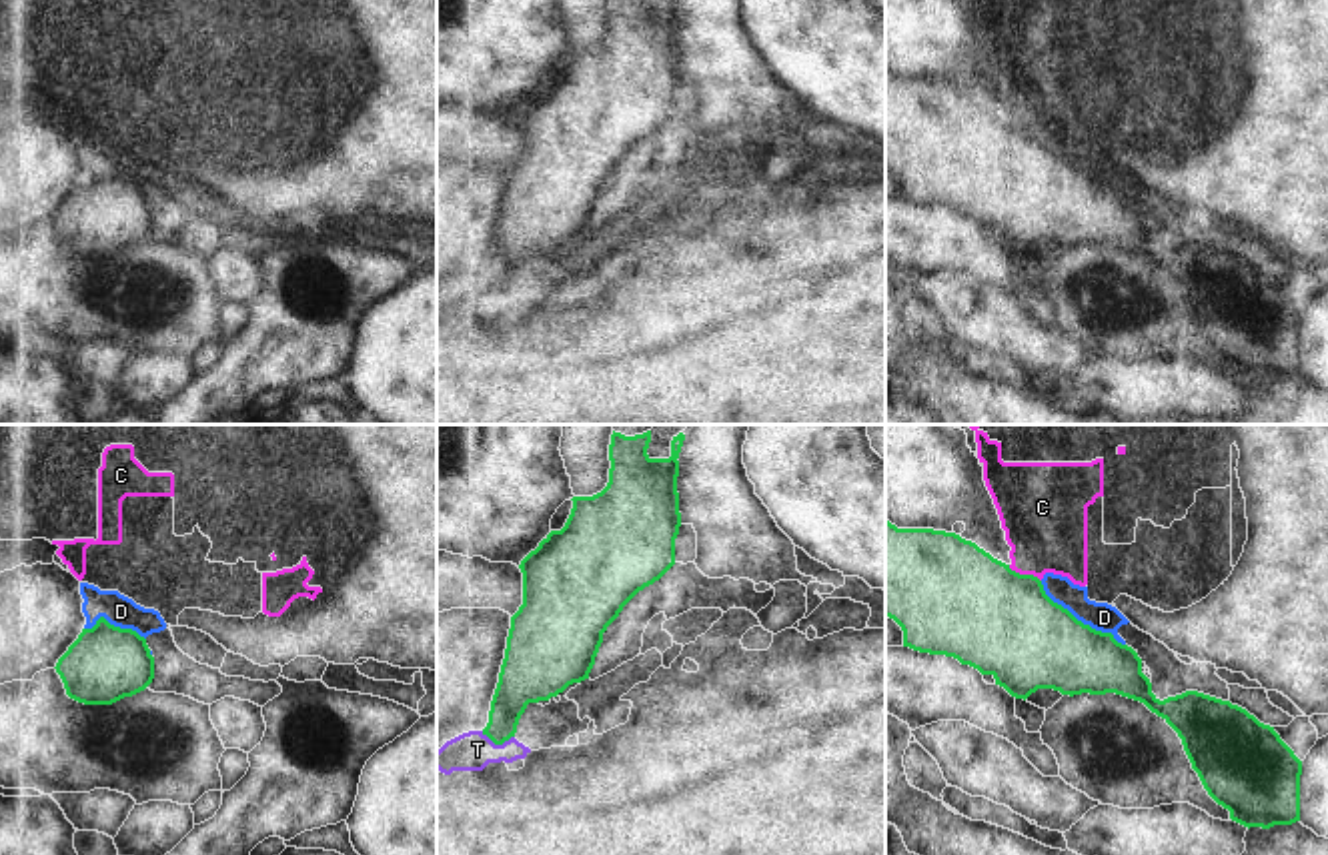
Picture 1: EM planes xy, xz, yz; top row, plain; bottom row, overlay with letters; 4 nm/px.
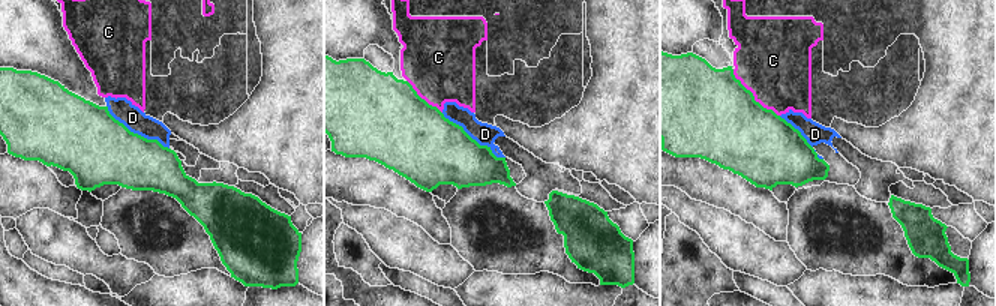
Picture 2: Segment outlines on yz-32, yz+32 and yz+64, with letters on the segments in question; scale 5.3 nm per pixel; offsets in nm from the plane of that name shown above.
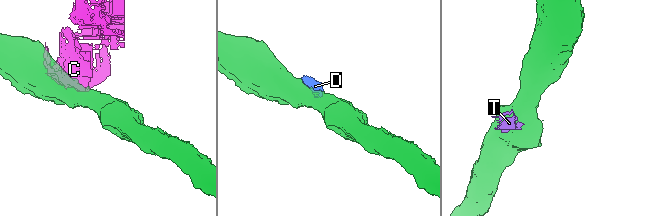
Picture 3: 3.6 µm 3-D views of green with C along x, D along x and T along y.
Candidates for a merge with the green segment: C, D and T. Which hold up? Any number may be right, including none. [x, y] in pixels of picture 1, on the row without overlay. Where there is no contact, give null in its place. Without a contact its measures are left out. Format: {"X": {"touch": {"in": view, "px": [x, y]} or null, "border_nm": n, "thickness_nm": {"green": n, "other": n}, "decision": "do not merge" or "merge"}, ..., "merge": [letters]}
{"C": {"touch": {"in": "yz", "px": [1024, 127]}, "border_nm": 150, "thickness_nm": {"green": 440, "other": 340}, "decision": "do not merge"}, "D": {"touch": {"in": "yz", "px": [1080, 173]}, "border_nm": 440, "thickness_nm": {"green": 380, "other": 120}, "decision": "do not merge"}, "T": {"touch": {"in": "xz", "px": [497, 295]}, "border_nm": 140, "thickness_nm": {"green": 160, "other": 160}, "decision": "do not merge"}, "merge": []}

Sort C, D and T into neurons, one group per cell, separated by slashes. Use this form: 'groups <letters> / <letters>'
groups C D T

